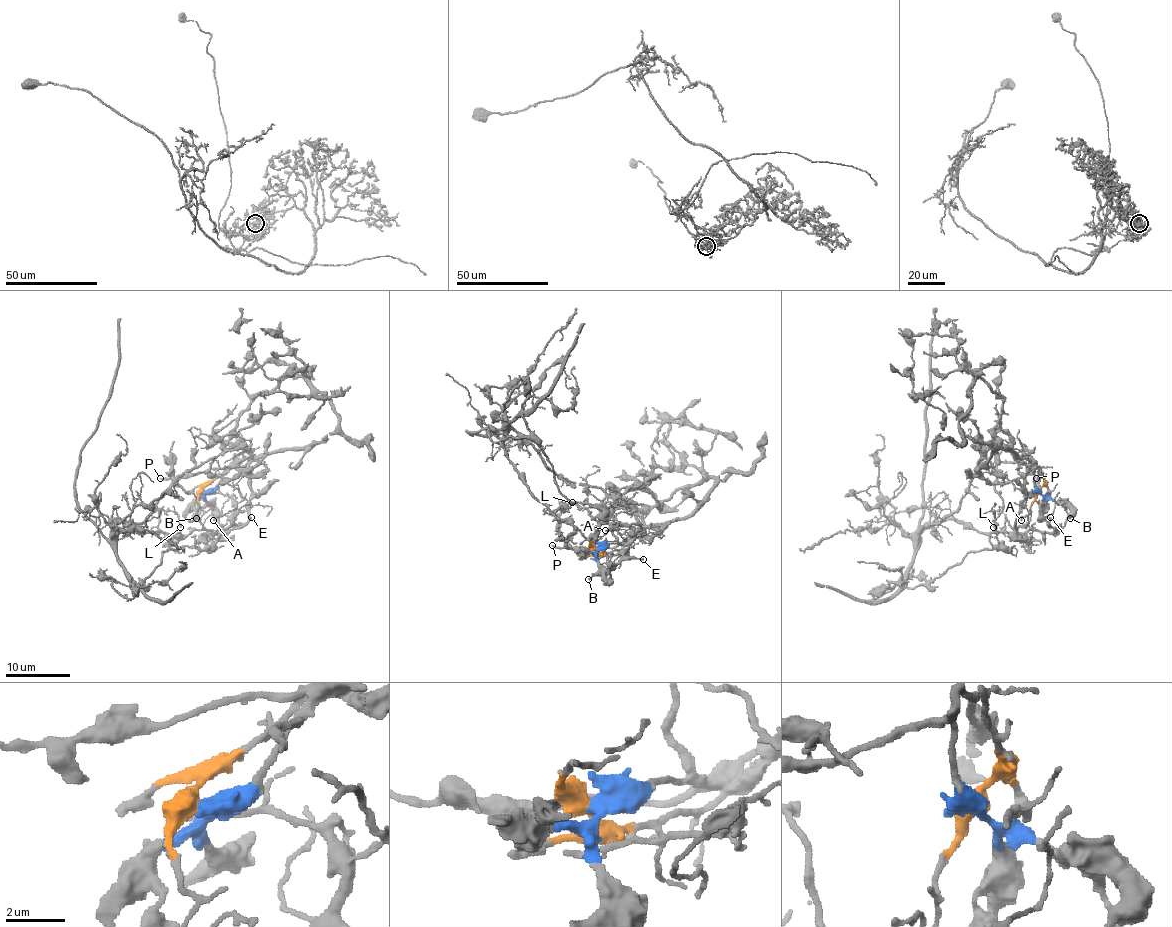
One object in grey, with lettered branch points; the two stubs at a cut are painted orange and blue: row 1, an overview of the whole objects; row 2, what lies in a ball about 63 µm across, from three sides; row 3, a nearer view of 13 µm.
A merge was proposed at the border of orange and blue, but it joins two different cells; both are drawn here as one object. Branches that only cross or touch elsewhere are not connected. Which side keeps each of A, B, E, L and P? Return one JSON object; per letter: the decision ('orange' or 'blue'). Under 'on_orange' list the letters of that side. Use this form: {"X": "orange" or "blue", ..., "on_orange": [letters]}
{"A": "orange", "B": "blue", "E": "orange", "L": "orange", "P": "blue", "on_orange": ["A", "E", "L"]}

